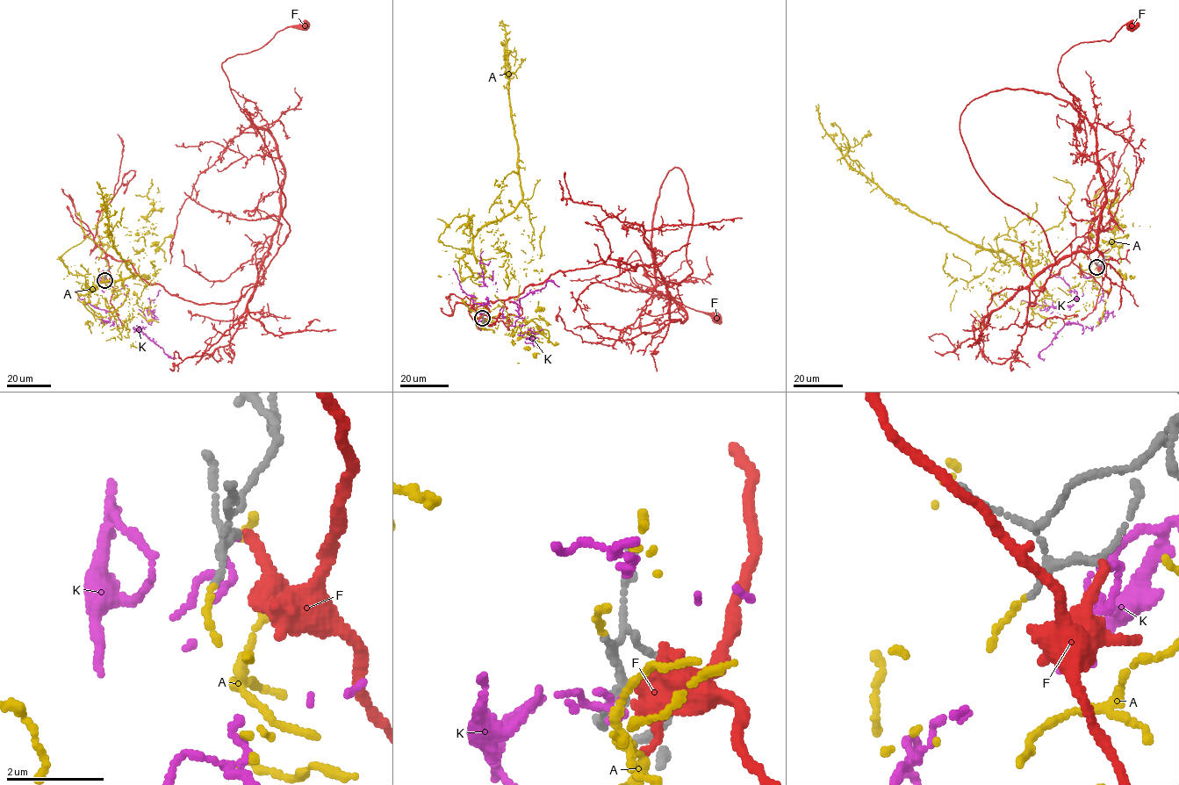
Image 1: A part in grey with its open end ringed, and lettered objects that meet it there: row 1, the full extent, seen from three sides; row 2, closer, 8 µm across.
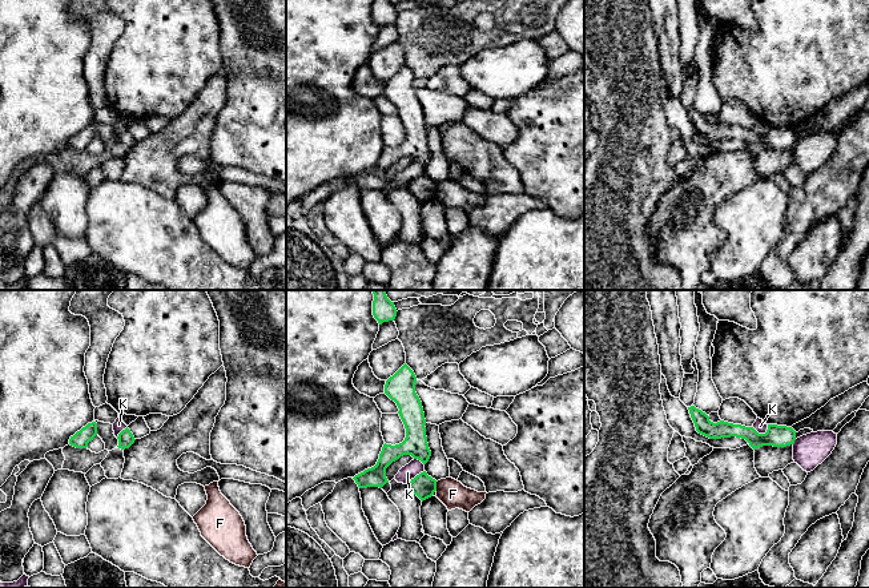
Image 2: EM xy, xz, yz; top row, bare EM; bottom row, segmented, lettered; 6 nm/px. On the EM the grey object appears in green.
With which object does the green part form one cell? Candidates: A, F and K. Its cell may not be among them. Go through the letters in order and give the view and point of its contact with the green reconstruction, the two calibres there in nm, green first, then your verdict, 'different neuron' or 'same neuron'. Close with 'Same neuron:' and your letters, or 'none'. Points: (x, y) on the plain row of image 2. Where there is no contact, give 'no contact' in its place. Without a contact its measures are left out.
A: no contact; same neuron
F: contact xz (435, 188); calibres 140 and 170 nm; different neuron
K: contact yz (760, 136); calibres 130 and 80 nm; different neuron
Same neuron: A

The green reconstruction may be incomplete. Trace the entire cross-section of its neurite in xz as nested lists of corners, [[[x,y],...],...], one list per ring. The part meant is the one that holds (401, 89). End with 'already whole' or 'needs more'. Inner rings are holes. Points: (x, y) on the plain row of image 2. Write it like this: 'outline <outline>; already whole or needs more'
outline [[[405,65],[393,78],[386,82],[385,96],[397,105],[399,118],[406,130],[406,140],[402,145],[383,146],[377,166],[353,181],[359,190],[379,189],[389,185],[386,170],[403,157],[426,166],[431,158],[426,138],[426,121],[422,104],[415,94],[417,78]]]; already whole

